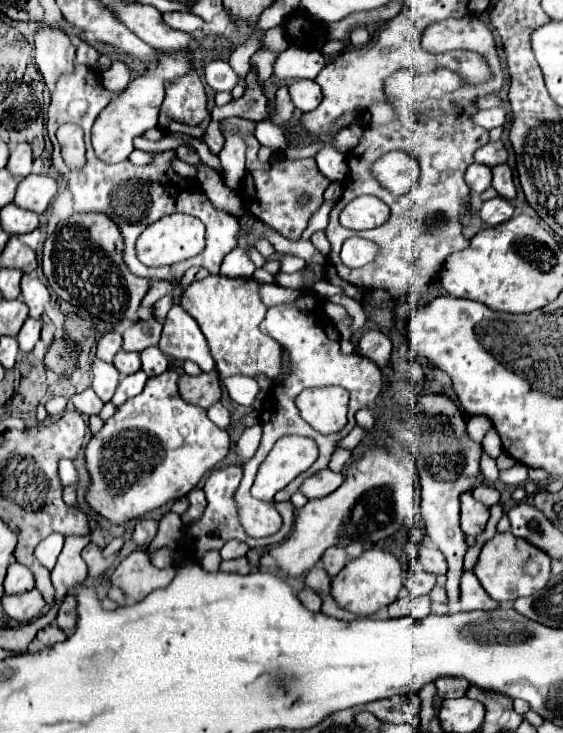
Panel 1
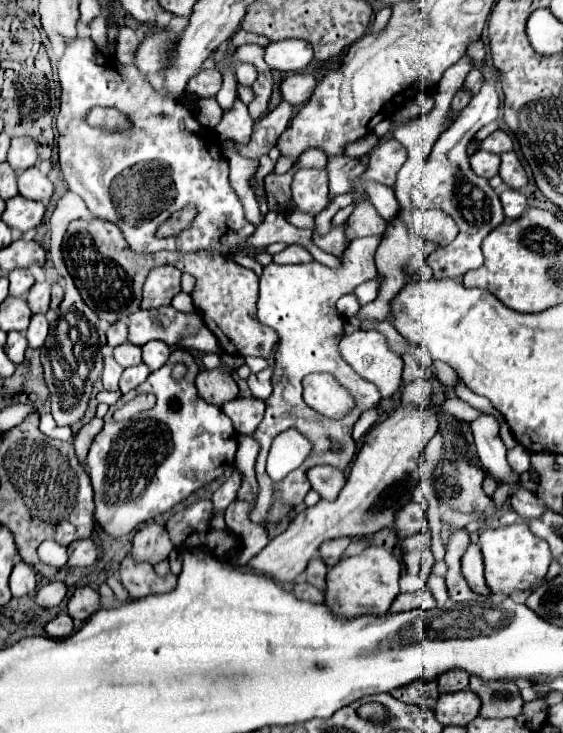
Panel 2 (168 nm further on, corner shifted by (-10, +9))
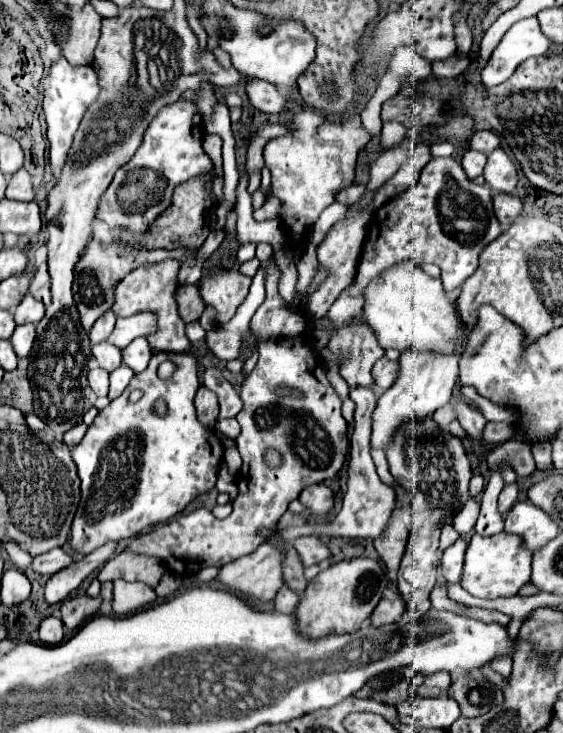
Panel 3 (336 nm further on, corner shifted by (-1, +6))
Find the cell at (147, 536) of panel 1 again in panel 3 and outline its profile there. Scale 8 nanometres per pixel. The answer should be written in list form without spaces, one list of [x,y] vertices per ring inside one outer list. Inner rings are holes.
[[[121,551],[113,559],[105,563],[99,573],[99,581],[143,581],[151,587],[157,587],[161,575],[165,573],[165,565],[161,559],[149,555],[133,555],[133,551]]]

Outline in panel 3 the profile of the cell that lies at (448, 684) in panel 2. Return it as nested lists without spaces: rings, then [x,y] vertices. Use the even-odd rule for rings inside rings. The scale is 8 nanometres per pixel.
[[[439,671],[435,675],[427,675],[425,683],[421,683],[415,693],[421,697],[439,697],[441,693],[447,693],[451,687],[451,675],[445,671]]]

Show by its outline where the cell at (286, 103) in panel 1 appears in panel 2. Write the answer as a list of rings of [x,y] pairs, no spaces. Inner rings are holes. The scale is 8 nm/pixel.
[[[282,102],[276,110],[268,112],[258,124],[254,124],[254,134],[252,134],[250,144],[248,146],[238,144],[238,152],[246,158],[260,158],[268,154],[276,146],[280,134],[288,128],[292,110],[294,108],[290,104]]]

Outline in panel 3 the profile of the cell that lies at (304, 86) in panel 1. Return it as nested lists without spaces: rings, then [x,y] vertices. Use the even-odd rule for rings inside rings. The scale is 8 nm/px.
[[[249,81],[247,83],[247,97],[253,107],[263,113],[281,113],[287,105],[287,97],[267,81]]]

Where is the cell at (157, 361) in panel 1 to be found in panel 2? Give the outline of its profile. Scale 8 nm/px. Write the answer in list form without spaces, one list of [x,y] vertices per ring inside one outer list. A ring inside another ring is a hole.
[[[152,340],[148,344],[142,346],[142,362],[150,368],[150,370],[158,370],[166,364],[170,356],[170,346],[160,342],[160,340]]]

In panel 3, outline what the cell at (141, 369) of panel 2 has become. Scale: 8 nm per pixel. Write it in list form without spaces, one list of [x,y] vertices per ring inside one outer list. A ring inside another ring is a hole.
[[[121,365],[119,369],[115,369],[113,373],[111,373],[111,387],[109,387],[109,399],[117,399],[123,391],[125,391],[125,387],[129,385],[129,381],[133,379],[133,371],[127,367],[127,365]]]

